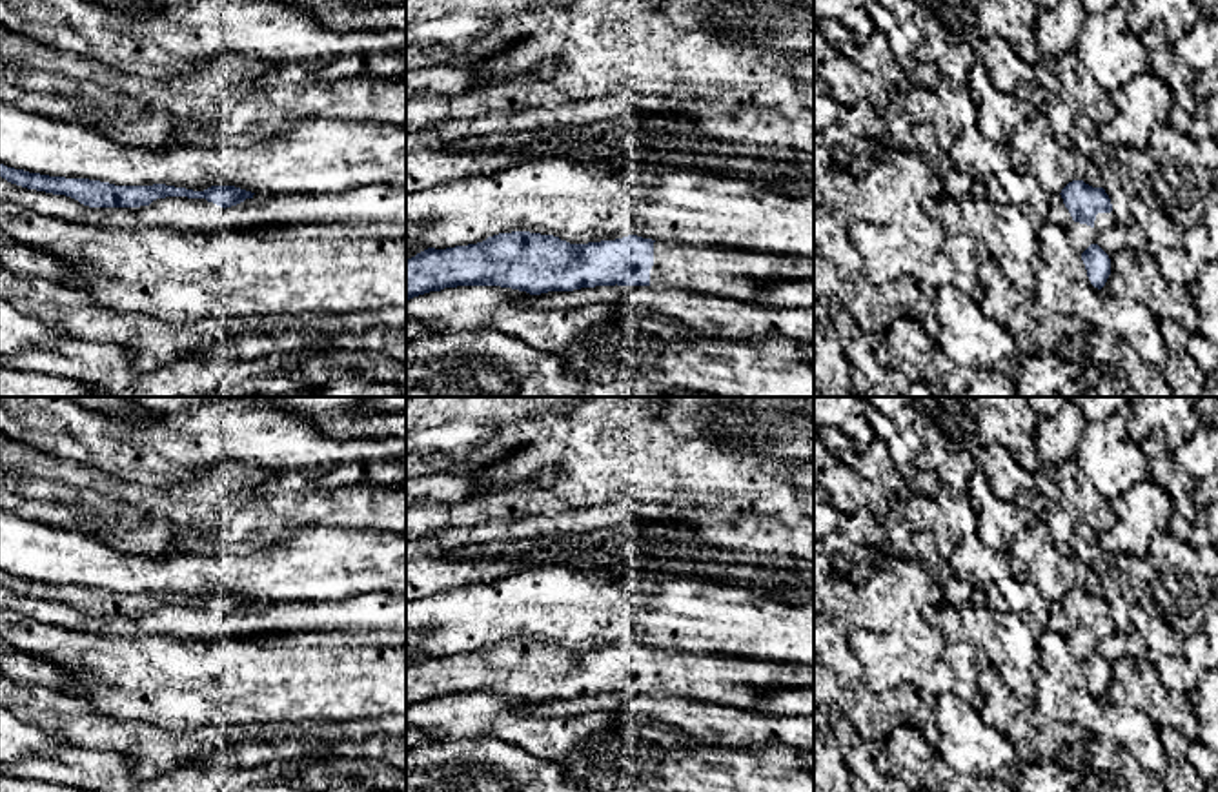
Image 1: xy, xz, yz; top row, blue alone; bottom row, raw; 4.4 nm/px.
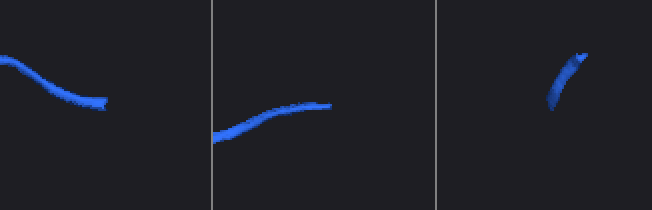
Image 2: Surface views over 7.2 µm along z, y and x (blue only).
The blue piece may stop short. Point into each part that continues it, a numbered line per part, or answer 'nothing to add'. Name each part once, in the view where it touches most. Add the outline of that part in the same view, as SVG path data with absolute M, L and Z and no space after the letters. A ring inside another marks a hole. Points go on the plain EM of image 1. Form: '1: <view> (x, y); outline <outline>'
1: yz (1080, 643); outline M1112 619L1098 621L1092 635L1072 628L1067 643L1074 657L1081 663L1091 652L1098 652L1100 643L1112 634L1116 634L1116 623Z

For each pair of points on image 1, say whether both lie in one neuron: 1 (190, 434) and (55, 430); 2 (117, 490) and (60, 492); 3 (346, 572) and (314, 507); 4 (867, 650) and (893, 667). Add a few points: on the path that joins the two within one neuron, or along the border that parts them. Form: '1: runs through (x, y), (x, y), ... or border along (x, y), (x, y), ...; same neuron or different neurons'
1: runs through (157, 439), (88, 437); same neuron
2: border along (104, 492), (142, 510); different neurons
3: border along (301, 527), (328, 525), (366, 530); different neurons
4: runs through (872, 650), (887, 661); same neuron

